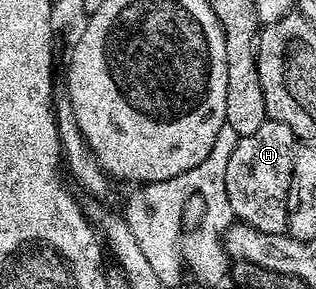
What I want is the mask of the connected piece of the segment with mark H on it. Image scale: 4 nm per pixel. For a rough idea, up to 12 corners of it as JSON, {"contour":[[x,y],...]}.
{"contour":[[270,119],[225,167],[234,216],[287,232],[294,131]]}

